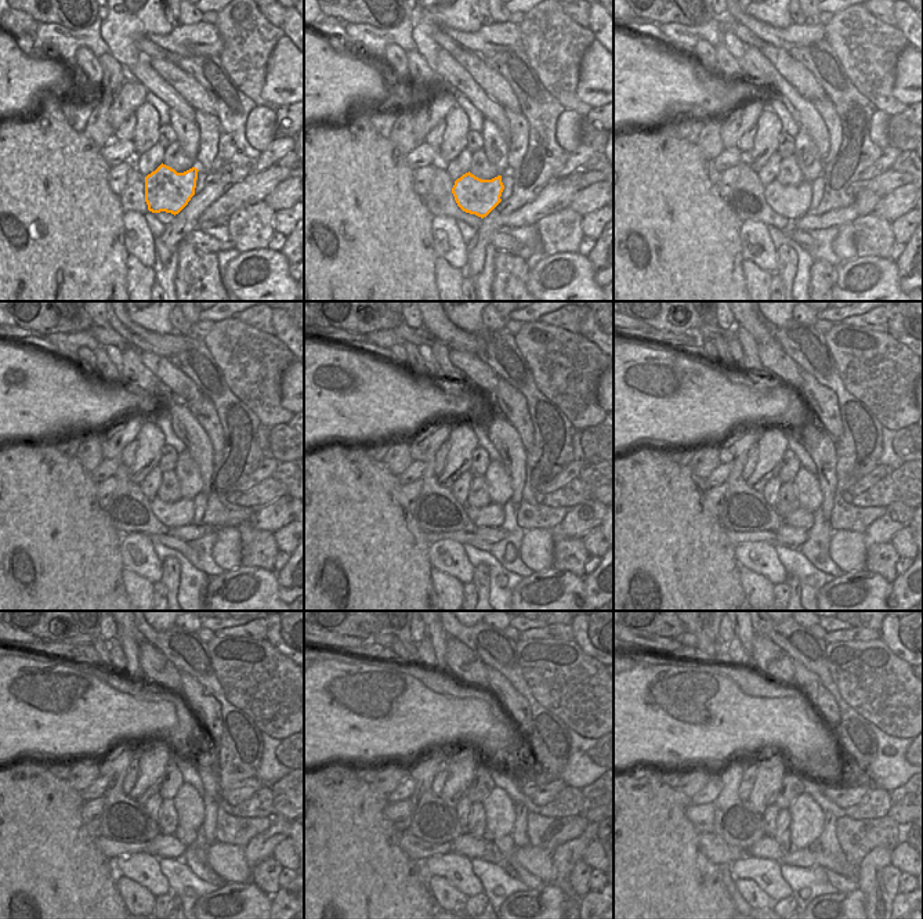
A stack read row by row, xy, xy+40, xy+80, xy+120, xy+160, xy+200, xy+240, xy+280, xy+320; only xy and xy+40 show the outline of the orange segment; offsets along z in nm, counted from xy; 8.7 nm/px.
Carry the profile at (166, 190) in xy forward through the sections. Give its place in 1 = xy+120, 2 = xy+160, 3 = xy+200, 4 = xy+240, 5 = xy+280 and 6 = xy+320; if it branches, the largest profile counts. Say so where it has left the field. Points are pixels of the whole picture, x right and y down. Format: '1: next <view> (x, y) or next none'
1: next xy+120 (177, 514)
2: next xy+160 (492, 516)
3: next xy+200 (802, 518)
4: next xy+240 (185, 835)
5: next xy+280 (505, 846)
6: next xy+320 (843, 885)

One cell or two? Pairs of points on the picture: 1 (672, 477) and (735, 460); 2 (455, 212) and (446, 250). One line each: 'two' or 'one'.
1: two
2: two

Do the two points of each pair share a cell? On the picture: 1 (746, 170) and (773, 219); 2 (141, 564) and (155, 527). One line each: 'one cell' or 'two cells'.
1: one cell
2: two cells

